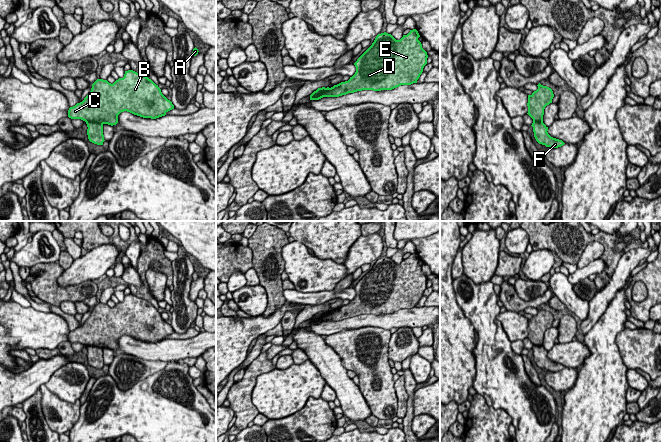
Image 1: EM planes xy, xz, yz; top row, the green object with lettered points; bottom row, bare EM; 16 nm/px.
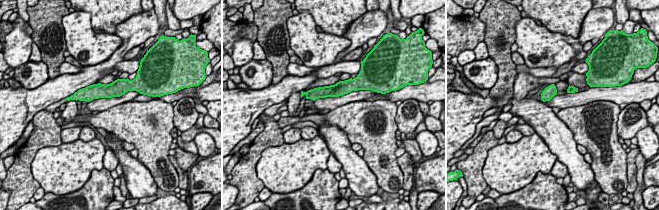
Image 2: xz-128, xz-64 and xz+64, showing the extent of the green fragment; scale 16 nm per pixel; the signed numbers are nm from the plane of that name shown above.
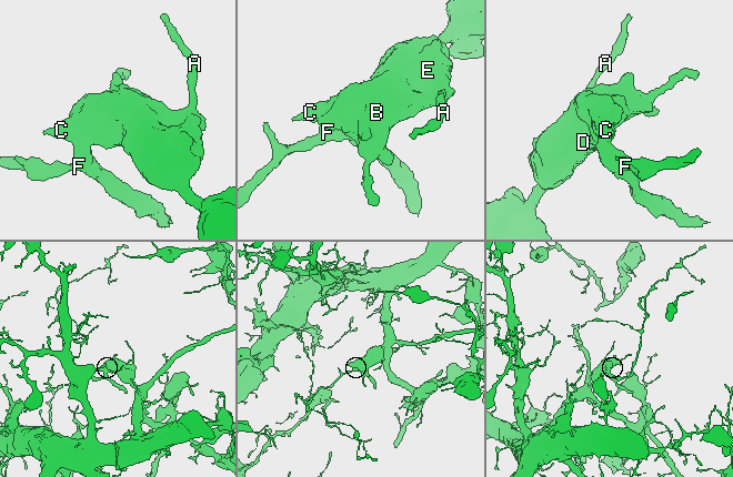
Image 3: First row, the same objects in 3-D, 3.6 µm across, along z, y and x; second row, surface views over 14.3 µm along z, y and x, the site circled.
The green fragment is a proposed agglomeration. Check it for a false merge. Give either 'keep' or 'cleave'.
cleave

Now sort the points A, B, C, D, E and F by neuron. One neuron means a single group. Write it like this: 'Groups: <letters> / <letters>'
Groups: A B C D E / F

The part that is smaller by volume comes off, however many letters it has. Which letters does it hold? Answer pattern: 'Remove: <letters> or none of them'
Remove: F

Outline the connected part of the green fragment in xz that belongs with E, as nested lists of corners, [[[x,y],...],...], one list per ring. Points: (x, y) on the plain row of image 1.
[[[416,253],[410,254],[400,264],[396,264],[386,256],[378,258],[372,269],[354,287],[355,298],[348,305],[341,306],[331,312],[327,311],[321,321],[339,321],[362,314],[392,314],[401,309],[417,307],[428,282],[427,276],[418,264],[419,261]]]

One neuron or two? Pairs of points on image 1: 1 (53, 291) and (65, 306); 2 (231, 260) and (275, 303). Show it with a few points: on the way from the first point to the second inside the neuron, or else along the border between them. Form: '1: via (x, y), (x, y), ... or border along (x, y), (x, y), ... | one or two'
1: border along (74, 302), (63, 301), (58, 306) | two
2: border along (247, 246), (252, 252), (253, 267) | two

